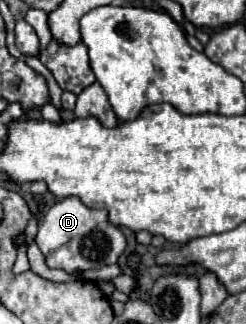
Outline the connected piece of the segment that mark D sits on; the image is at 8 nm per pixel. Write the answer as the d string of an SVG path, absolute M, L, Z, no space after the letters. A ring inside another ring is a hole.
M79 198L59 200L39 220L39 234L35 238L49 268L61 268L65 272L93 270L107 264L115 264L125 250L123 232L107 218L107 210L93 210ZM83 242L83 248L81 248Z

